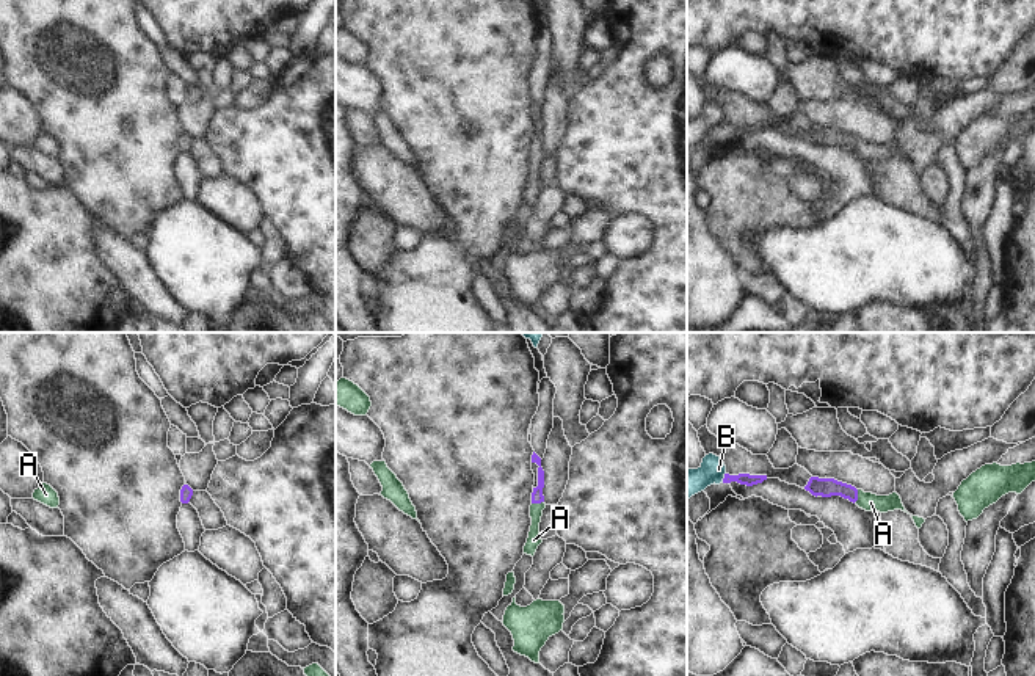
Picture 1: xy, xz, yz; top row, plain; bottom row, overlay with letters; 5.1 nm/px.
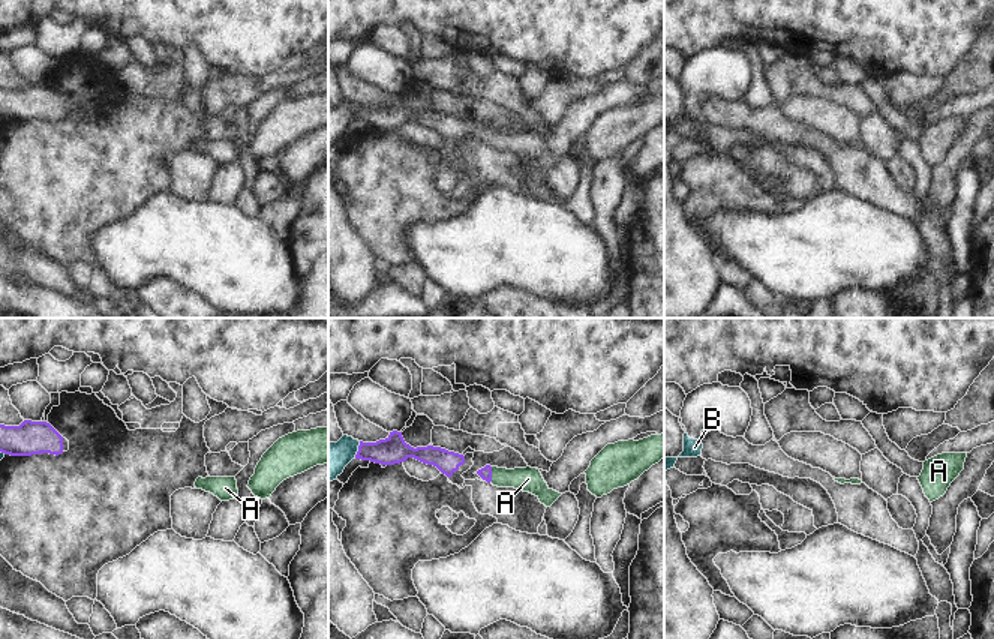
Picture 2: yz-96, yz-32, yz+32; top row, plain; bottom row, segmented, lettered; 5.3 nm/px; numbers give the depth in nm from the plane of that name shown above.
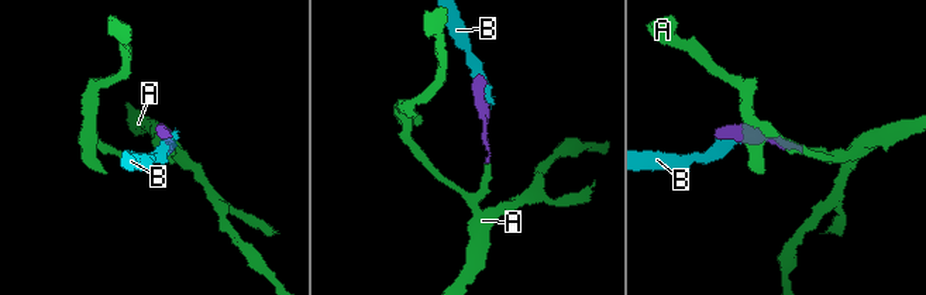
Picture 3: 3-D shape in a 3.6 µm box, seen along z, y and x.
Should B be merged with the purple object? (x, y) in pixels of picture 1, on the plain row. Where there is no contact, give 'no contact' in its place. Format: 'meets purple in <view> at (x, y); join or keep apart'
meets purple in yz at (725, 126); keep apart

